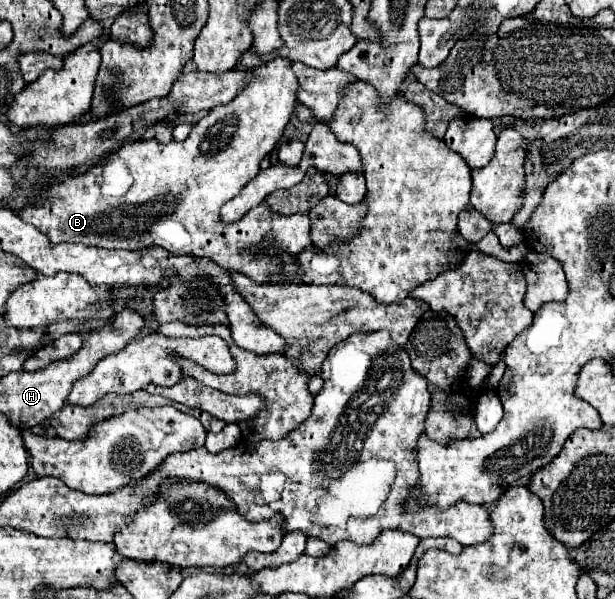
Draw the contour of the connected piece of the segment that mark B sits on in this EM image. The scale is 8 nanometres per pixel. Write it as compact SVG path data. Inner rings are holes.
M276 57L250 73L256 73L258 79L248 83L234 101L202 117L184 143L164 145L154 139L124 143L108 155L100 169L92 167L64 181L38 183L38 187L48 189L48 197L34 197L18 211L20 217L44 231L52 245L82 243L128 251L160 245L174 255L206 257L228 271L248 275L256 283L288 281L276 275L280 261L276 261L278 255L272 247L258 253L252 247L274 239L290 255L312 247L306 213L278 215L261 203L236 223L220 223L220 207L226 197L234 197L246 181L260 173L260 161L276 147L296 107L298 85L288 59Z

